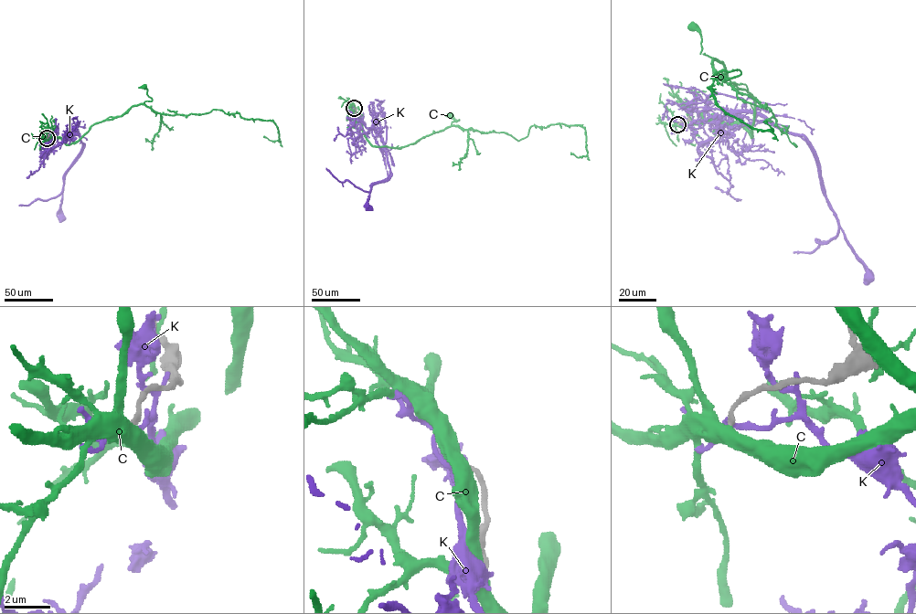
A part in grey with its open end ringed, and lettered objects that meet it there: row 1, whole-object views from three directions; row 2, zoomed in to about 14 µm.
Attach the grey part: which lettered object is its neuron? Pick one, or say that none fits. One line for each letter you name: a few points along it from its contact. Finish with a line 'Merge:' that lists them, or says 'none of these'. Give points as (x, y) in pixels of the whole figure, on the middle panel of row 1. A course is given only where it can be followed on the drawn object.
Merge: none of these

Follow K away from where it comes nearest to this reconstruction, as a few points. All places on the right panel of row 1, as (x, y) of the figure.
K: (677, 124), (701, 144), (717, 136), (729, 112), (757, 113), (799, 135), (869, 279)

